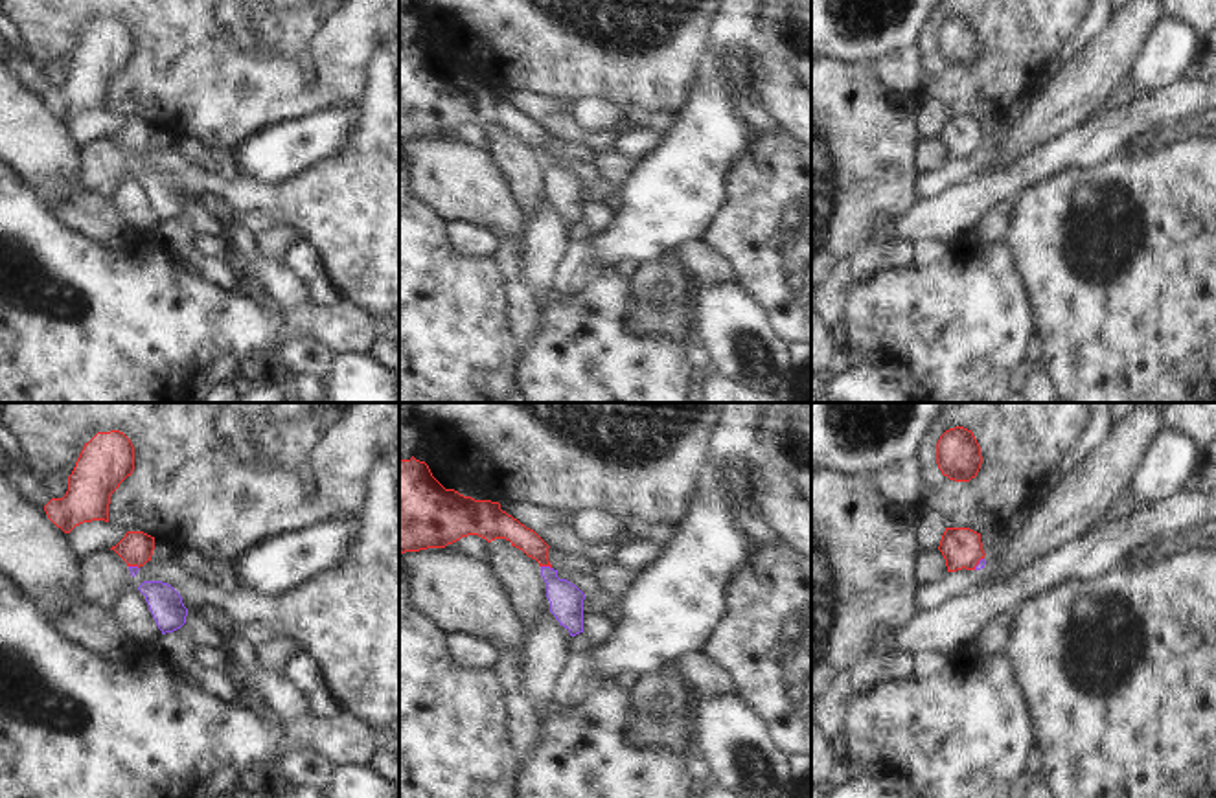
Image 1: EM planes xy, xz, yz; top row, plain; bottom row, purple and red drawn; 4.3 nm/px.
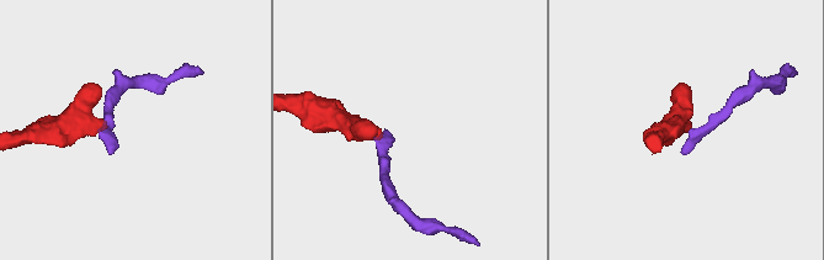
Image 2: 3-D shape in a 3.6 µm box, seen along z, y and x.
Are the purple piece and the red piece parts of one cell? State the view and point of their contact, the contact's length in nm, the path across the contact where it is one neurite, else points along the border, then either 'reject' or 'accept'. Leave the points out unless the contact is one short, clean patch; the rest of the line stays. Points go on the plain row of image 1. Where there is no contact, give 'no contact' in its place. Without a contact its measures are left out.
xz (547, 155) | 50 nm | along xz (541, 153), (550, 157) | reject

